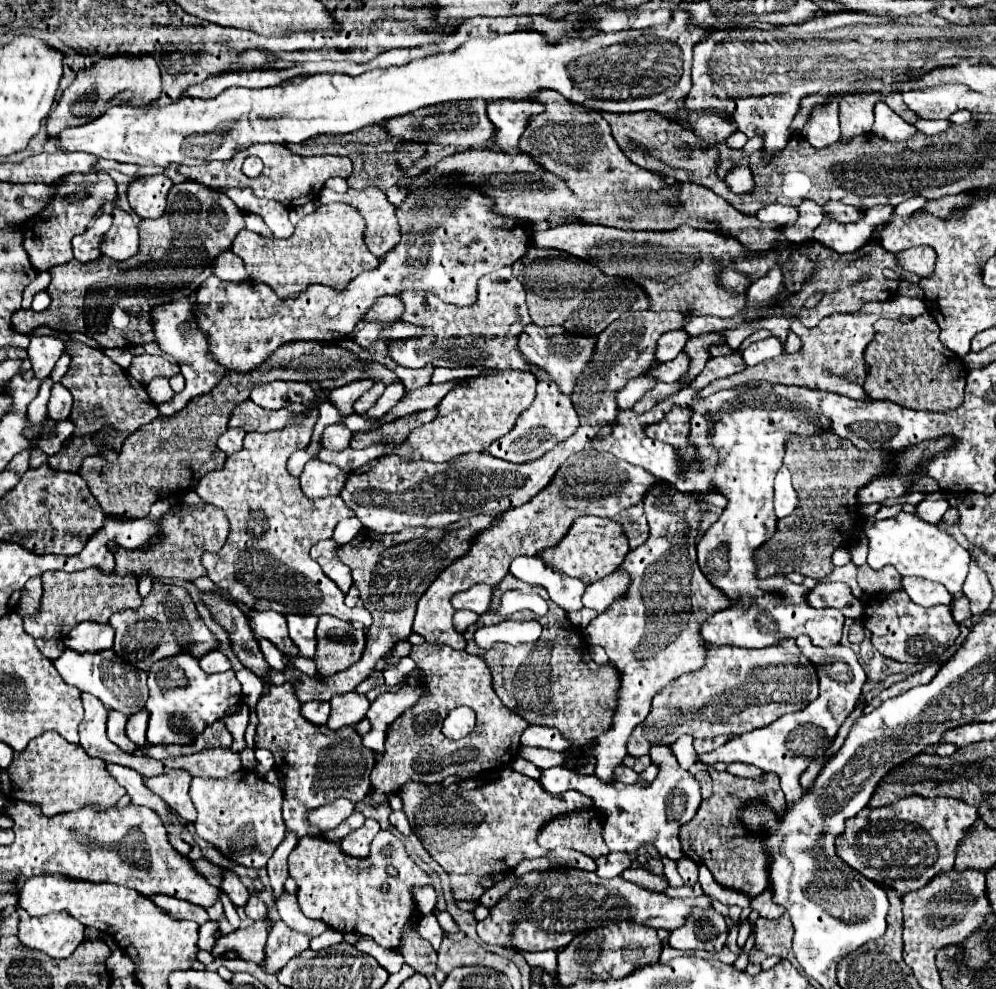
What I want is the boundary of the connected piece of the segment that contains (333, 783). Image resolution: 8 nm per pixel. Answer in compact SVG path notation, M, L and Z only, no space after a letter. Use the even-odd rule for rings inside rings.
M289 681L279 687L271 687L269 695L257 703L259 725L255 733L255 747L269 749L275 757L275 767L279 767L287 777L289 785L283 799L283 819L287 829L295 831L298 840L320 834L305 819L305 811L309 807L331 803L337 797L347 797L353 803L359 803L369 793L369 775L373 769L371 749L363 747L361 737L353 727L333 731L329 727L313 725L301 717L299 707L301 703L295 699L295 687Z

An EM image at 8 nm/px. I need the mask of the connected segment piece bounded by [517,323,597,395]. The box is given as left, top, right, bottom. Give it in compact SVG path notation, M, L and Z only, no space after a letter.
M529 323L525 327L525 333L519 335L517 341L517 349L521 351L521 355L535 367L547 371L551 375L551 379L559 385L559 389L565 395L571 395L579 375L583 373L587 361L593 357L595 353L595 343L597 337L585 337L585 335L569 335L563 327L551 325L551 327L539 327L535 323Z

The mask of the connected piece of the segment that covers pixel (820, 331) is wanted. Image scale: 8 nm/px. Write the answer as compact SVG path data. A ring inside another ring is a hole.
M895 297L889 301L877 301L877 303L867 303L855 313L833 313L825 317L815 329L803 327L800 319L792 317L789 320L791 329L801 337L803 345L797 353L781 353L775 359L767 359L759 365L745 367L741 373L715 379L707 387L699 391L699 397L707 397L711 393L717 393L721 389L731 389L735 385L743 385L747 381L767 381L767 383L785 383L785 385L797 385L797 387L807 387L807 389L821 389L821 391L831 391L837 395L851 397L855 401L869 401L867 393L863 391L865 383L865 359L863 351L867 343L875 337L873 323L879 317L893 317L899 319L901 315L923 315L927 313L925 301L923 299L911 299L911 297ZM899 303L899 305L897 305ZM885 307L885 309L879 309ZM901 307L901 309L899 309Z

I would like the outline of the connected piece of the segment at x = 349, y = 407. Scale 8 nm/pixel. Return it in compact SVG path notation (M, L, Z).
M359 379L359 381L353 381L349 385L329 391L329 399L341 413L349 415L349 413L353 413L353 401L357 397L361 397L365 391L369 391L373 385L375 385L373 379Z

